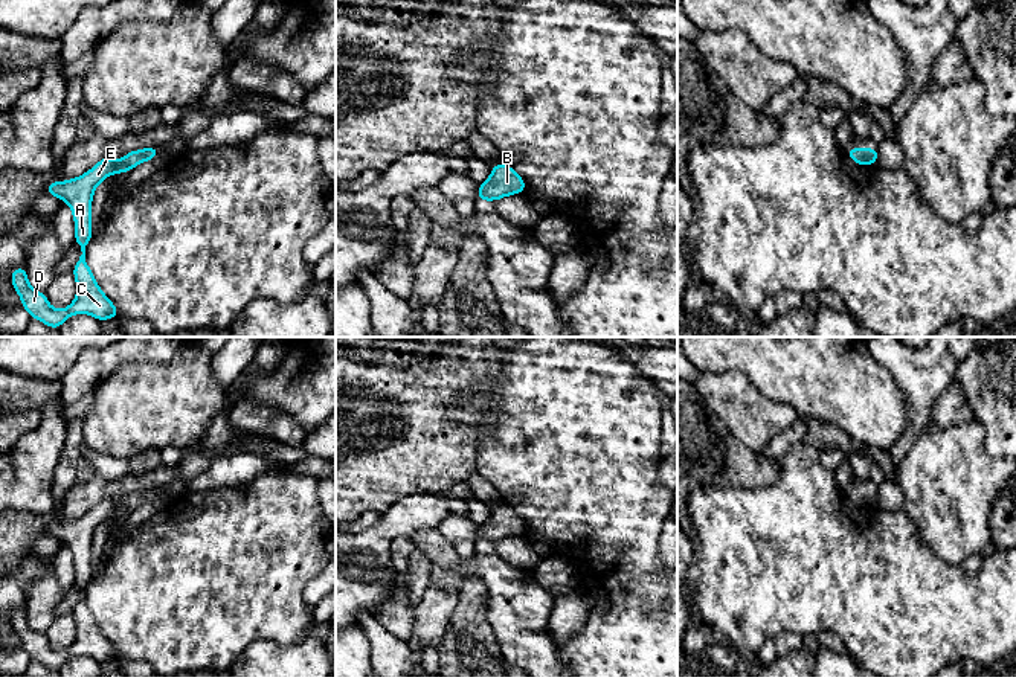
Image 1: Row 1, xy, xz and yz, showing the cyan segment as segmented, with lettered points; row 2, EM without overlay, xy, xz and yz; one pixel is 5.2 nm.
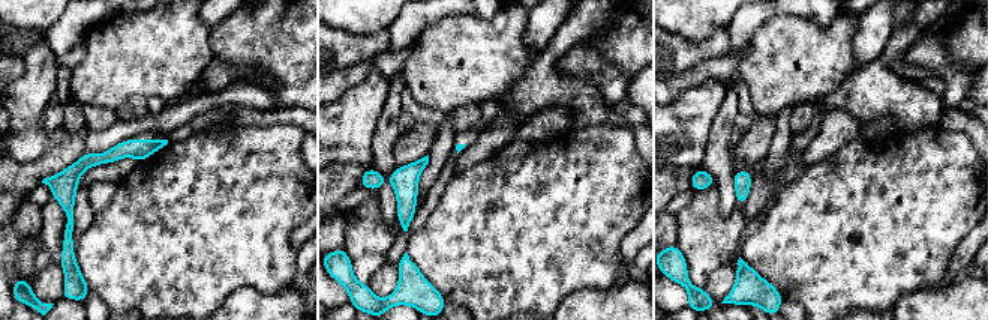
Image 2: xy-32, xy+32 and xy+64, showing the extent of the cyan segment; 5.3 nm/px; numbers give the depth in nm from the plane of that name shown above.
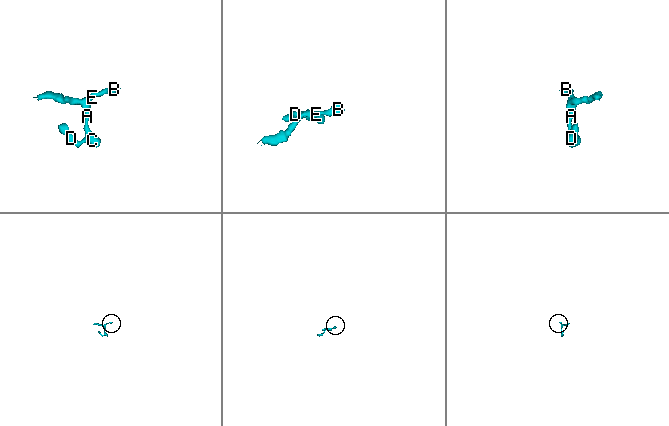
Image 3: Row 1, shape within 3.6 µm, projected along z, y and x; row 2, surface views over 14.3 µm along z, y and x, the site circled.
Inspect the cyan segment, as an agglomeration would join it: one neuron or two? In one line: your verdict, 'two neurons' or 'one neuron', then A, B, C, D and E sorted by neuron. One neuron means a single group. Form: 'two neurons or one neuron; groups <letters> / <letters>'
one neuron; groups A B C D E

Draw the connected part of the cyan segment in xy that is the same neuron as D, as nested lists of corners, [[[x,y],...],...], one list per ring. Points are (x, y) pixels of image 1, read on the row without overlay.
[[[159,488],[142,489],[127,494],[119,503],[105,497],[85,515],[66,523],[55,521],[47,526],[47,537],[61,540],[70,547],[75,563],[75,584],[81,589],[82,596],[72,611],[76,622],[76,639],[63,651],[52,650],[47,637],[32,630],[27,622],[26,608],[15,608],[12,611],[11,625],[18,634],[23,650],[32,660],[56,672],[73,656],[90,656],[101,665],[111,659],[121,659],[116,647],[95,622],[85,602],[85,589],[93,579],[92,540],[96,528],[110,515],[121,517],[131,512],[137,506],[156,500],[159,494]]]

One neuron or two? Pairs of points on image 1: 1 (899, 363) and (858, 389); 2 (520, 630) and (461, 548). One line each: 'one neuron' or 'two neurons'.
1: two neurons
2: two neurons

